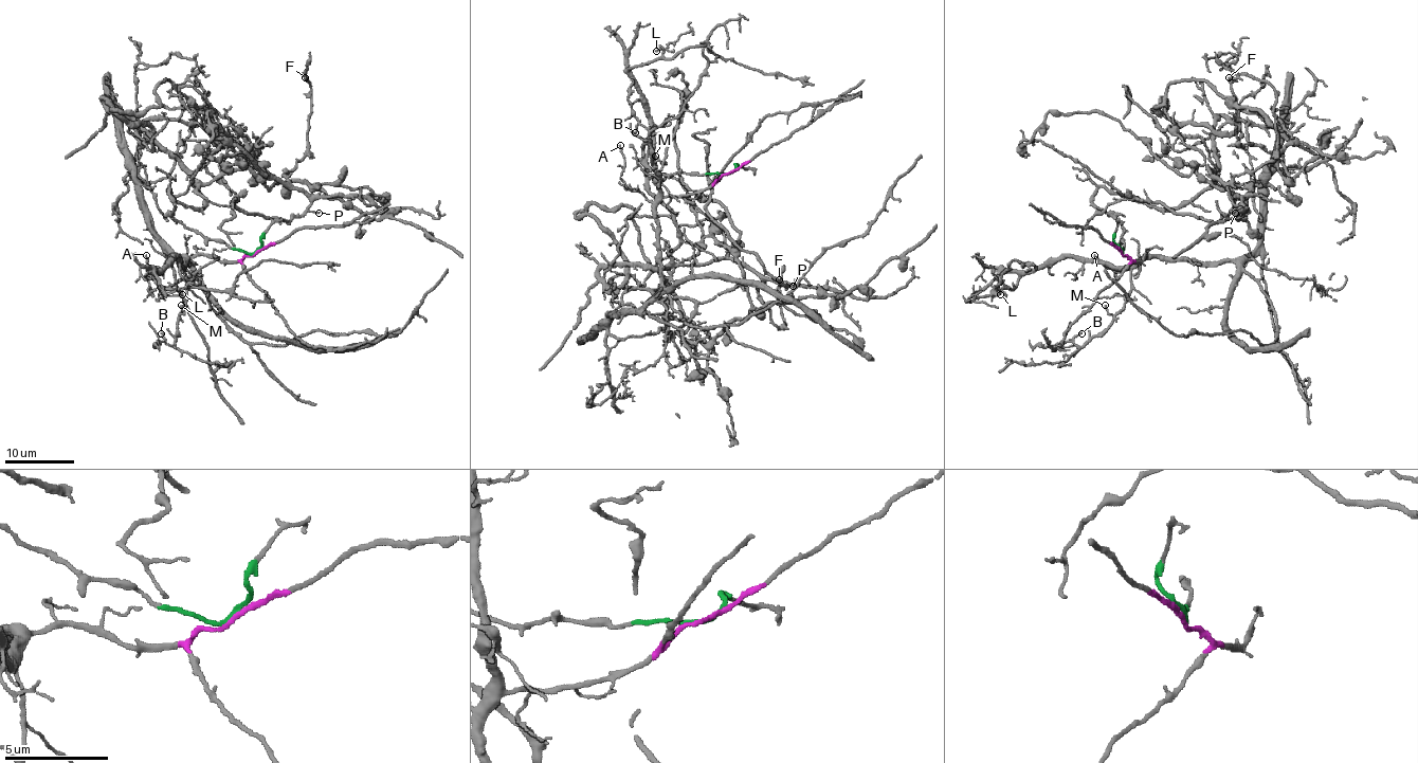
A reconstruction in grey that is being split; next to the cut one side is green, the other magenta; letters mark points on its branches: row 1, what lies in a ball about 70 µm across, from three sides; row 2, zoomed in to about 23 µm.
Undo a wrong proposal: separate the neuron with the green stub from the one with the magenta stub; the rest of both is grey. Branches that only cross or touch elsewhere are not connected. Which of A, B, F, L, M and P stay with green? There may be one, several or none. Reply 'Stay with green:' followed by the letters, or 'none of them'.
Stay with green: F, P

